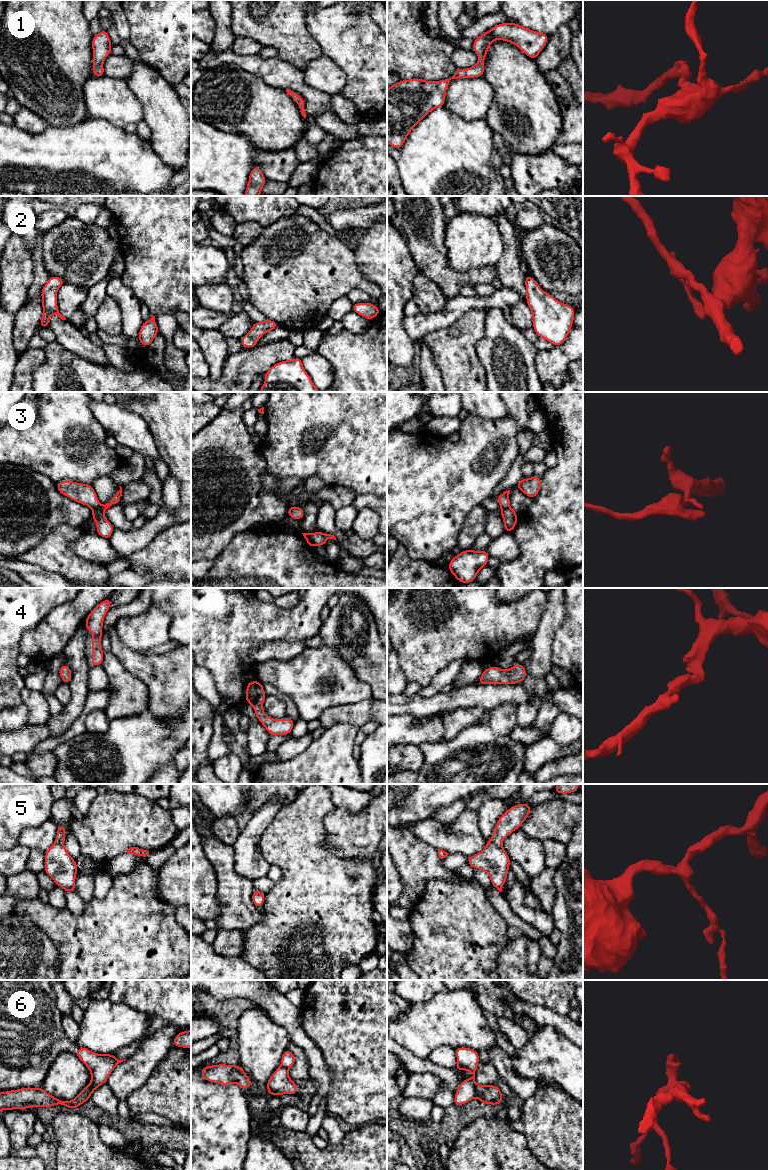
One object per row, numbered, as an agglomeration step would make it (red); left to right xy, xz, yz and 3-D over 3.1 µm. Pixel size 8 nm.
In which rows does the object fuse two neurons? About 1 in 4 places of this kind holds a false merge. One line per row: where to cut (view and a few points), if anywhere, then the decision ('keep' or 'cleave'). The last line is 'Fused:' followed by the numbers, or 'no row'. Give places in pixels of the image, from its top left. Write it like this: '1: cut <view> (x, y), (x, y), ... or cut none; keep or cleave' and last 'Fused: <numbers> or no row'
1: cut none; keep
2: cut none; keep
3: cut yz (508, 506), (501, 509); cleave
4: cut none; keep
5: cut none; keep
6: cut yz (476, 1084), (474, 1096); cleave
Fused: 3, 6

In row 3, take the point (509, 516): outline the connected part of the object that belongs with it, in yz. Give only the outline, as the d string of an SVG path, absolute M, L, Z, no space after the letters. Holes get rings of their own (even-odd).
M511 507L501 509L500 513L504 522L504 532L512 533L517 525L518 514Z

